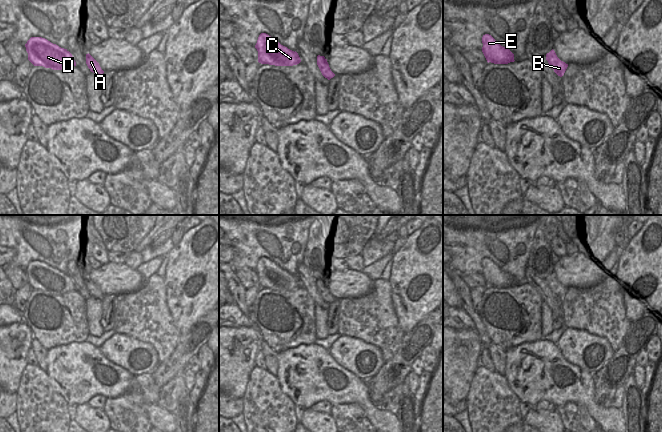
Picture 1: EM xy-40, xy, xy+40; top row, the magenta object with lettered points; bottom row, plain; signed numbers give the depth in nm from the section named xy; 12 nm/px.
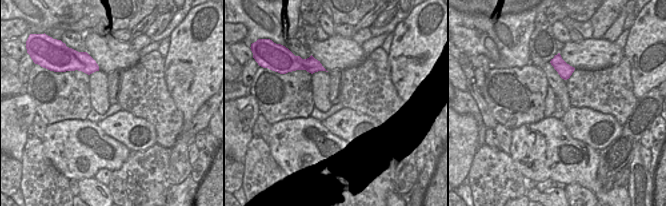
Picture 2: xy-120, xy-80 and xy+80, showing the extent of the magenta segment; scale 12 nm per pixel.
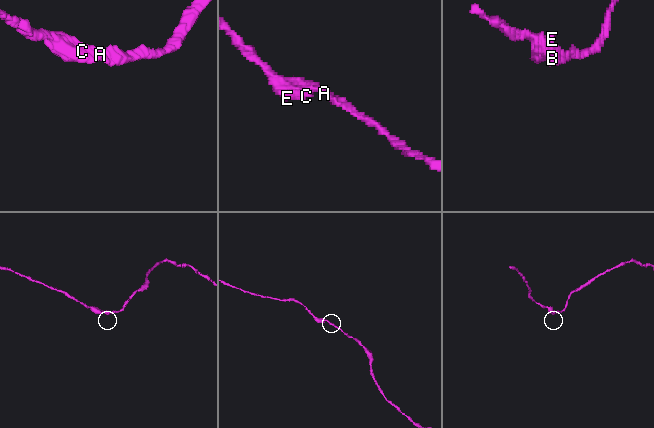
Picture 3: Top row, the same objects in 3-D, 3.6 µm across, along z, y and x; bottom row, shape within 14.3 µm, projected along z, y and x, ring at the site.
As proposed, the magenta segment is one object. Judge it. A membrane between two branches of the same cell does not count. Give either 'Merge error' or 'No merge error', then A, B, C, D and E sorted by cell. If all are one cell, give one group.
No merge error. Groups: A B C D E

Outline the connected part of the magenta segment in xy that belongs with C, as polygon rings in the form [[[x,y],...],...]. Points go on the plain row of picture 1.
[[[261,257],[255,272],[258,275],[258,286],[275,290],[293,290],[301,286],[298,277],[281,269],[273,261]]]

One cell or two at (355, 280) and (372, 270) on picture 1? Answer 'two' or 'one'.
two

